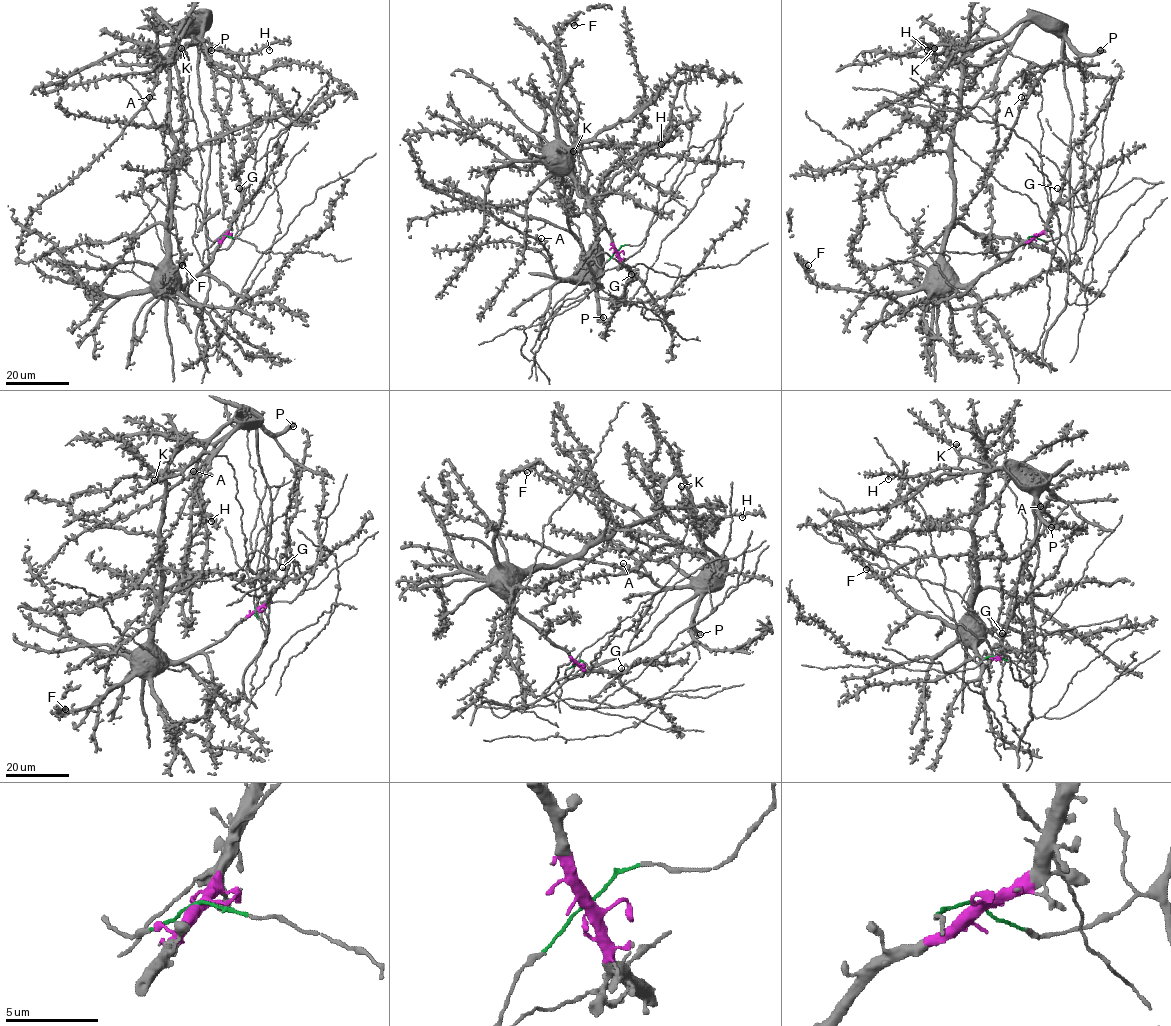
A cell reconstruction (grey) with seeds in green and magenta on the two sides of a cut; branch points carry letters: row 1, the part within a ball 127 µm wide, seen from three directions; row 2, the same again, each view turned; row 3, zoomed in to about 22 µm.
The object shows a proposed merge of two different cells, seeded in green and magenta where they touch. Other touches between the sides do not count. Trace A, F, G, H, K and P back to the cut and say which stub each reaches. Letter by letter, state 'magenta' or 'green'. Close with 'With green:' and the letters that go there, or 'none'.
A: green
F: magenta
G: magenta
H: green
K: green
P: green
With green: A, H, K, P

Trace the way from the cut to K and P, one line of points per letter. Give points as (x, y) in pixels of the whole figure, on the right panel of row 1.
K: (1034, 236), (1056, 239), (1069, 220), (1072, 111), (1062, 38), (1021, 19), (998, 37), (935, 48)
P: (1034, 236), (1056, 239), (1069, 220), (1072, 111), (1063, 40), (1080, 53), (1100, 51)

